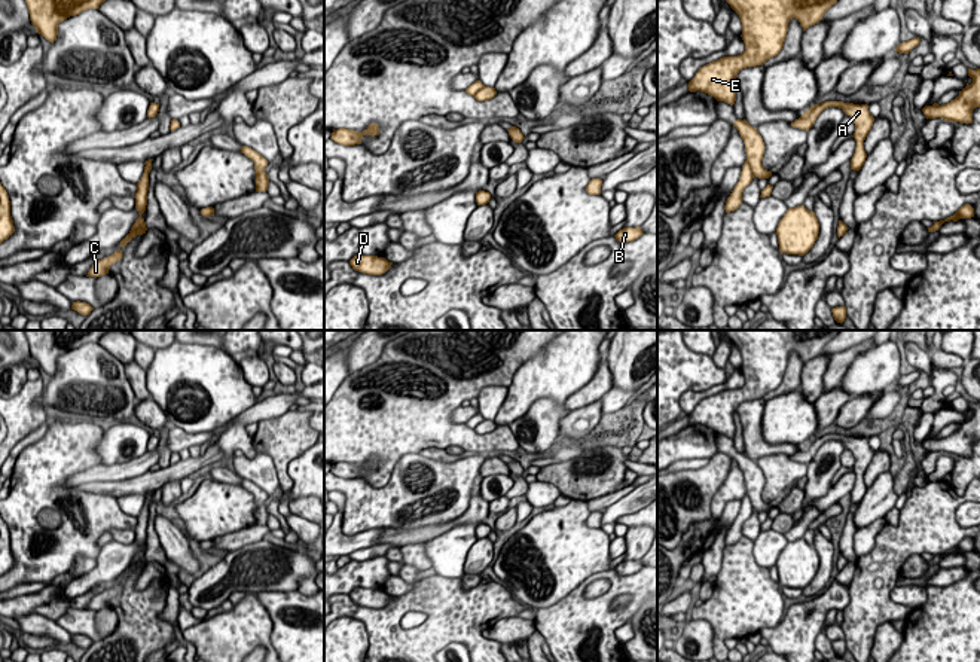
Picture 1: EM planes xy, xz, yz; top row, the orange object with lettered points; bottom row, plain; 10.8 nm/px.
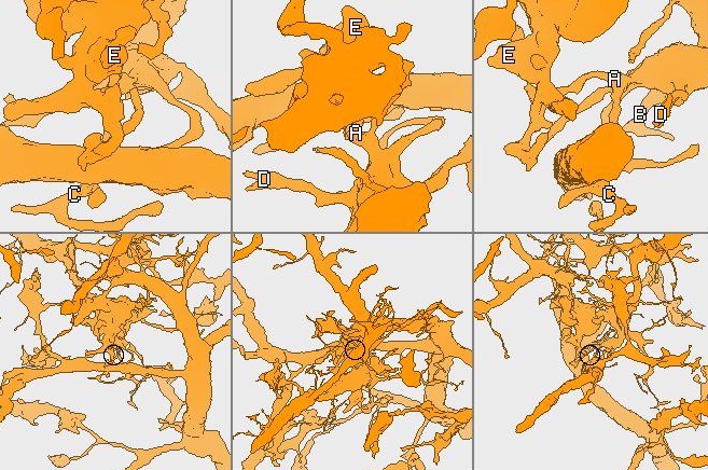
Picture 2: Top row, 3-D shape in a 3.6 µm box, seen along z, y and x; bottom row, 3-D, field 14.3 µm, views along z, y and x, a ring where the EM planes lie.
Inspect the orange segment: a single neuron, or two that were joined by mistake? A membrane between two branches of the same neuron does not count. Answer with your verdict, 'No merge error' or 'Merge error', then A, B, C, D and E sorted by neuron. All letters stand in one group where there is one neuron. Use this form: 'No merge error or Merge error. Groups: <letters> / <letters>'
Merge error. Groups: A B C D / E

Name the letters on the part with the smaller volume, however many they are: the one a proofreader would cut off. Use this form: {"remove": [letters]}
{"remove": ["A", "B", "C", "D"]}

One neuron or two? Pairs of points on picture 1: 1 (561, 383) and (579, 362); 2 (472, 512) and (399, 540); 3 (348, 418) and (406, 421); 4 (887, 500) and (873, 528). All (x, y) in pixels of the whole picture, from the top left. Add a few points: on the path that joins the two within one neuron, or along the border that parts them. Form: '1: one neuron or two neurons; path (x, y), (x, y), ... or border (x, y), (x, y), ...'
1: one neuron; path (562, 378), (574, 366)
2: one neuron; path (454, 522), (439, 530), (417, 534)
3: one neuron; path (363, 418), (391, 418)
4: two neurons; border (884, 515), (857, 530)

